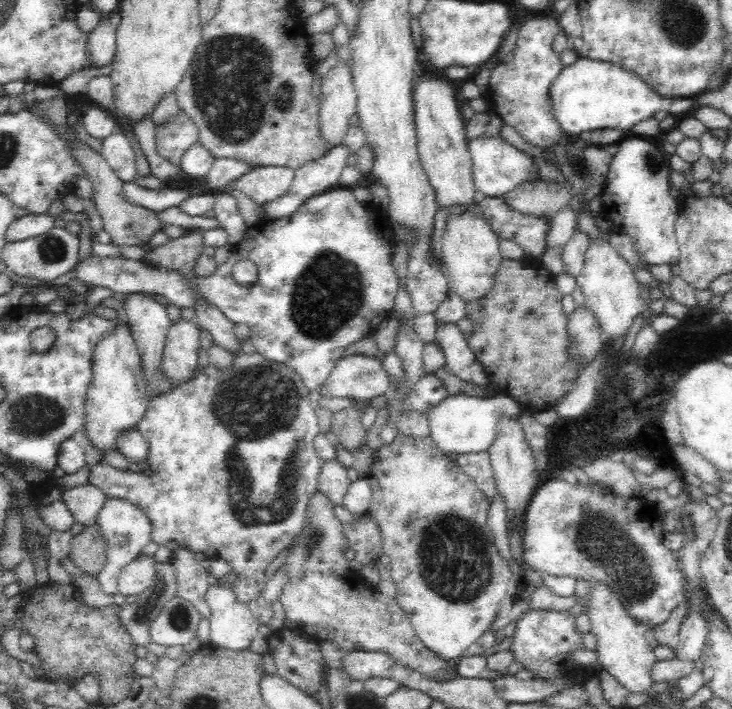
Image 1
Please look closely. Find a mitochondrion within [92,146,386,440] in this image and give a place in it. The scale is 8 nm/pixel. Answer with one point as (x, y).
(327, 295)

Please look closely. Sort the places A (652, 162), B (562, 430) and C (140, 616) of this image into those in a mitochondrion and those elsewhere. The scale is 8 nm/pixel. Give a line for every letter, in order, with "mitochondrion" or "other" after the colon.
A: mitochondrion
B: other
C: mitochondrion

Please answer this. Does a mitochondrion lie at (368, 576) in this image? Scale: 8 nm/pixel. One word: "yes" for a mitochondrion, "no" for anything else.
no

